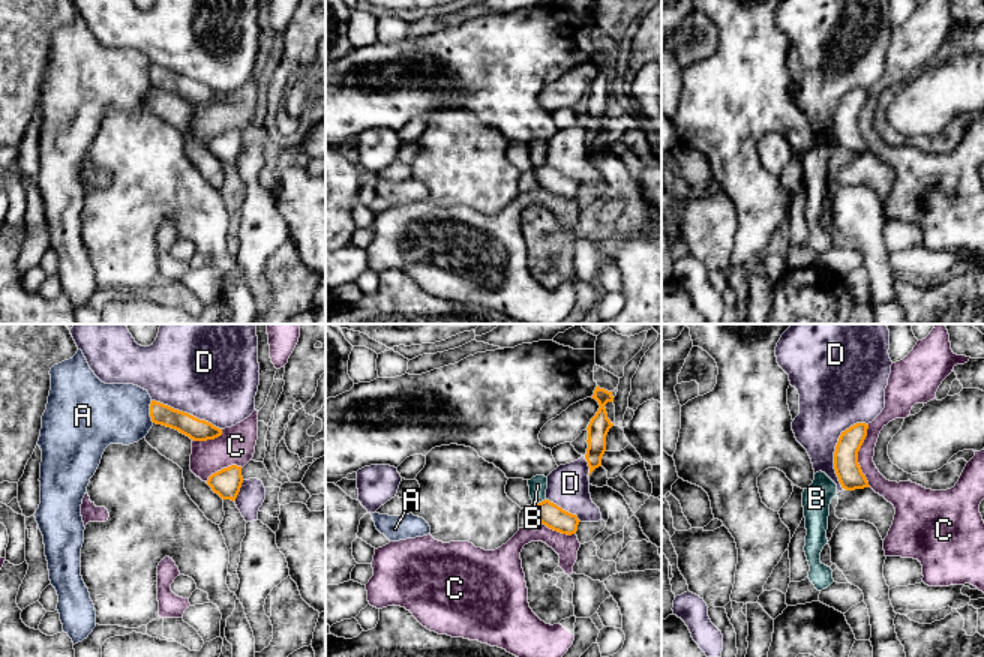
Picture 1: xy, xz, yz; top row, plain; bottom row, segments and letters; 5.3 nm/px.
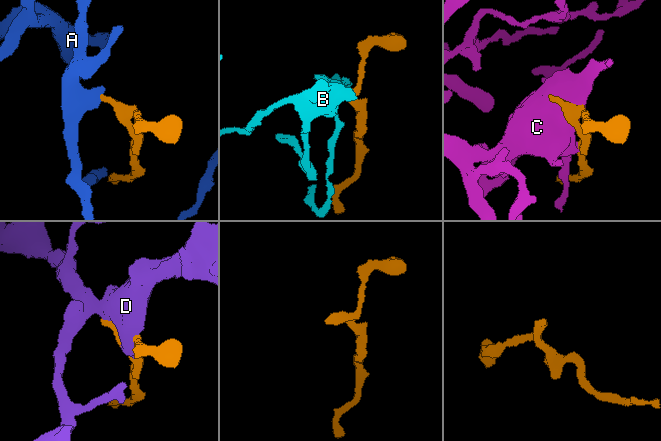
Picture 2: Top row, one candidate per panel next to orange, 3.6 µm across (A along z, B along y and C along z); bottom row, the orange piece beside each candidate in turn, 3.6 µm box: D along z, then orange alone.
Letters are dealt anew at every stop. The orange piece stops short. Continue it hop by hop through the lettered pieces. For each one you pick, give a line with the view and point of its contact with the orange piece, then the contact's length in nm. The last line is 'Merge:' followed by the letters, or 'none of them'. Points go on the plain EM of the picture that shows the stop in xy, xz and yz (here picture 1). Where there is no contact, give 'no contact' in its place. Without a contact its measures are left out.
Merge: none of them

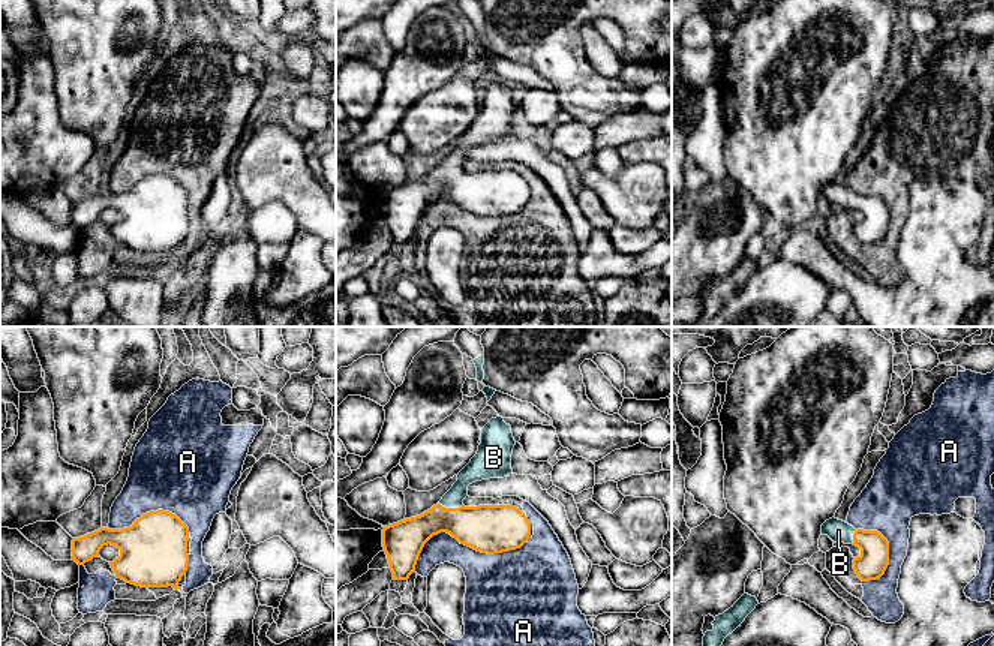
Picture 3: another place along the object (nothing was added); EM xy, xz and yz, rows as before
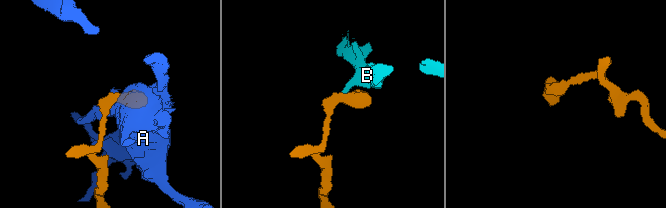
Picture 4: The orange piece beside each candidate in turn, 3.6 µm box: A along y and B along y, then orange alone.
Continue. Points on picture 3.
B: xz (452, 173) | 130 nm
Merge: B

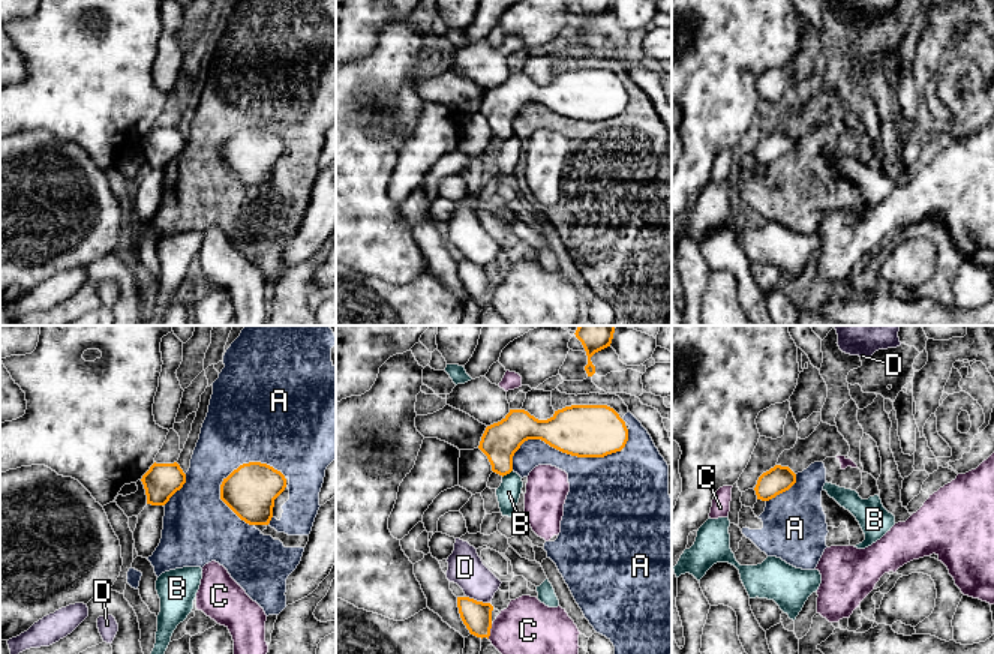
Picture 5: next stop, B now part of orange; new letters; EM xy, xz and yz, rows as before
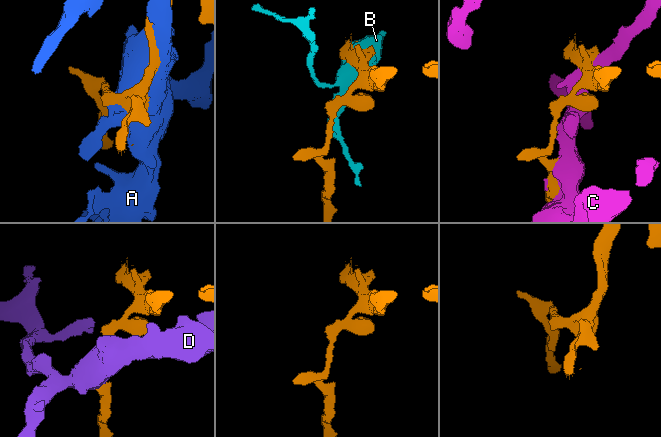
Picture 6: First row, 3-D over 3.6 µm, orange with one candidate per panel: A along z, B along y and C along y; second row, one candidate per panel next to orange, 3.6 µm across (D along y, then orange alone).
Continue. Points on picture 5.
Merge: none of them

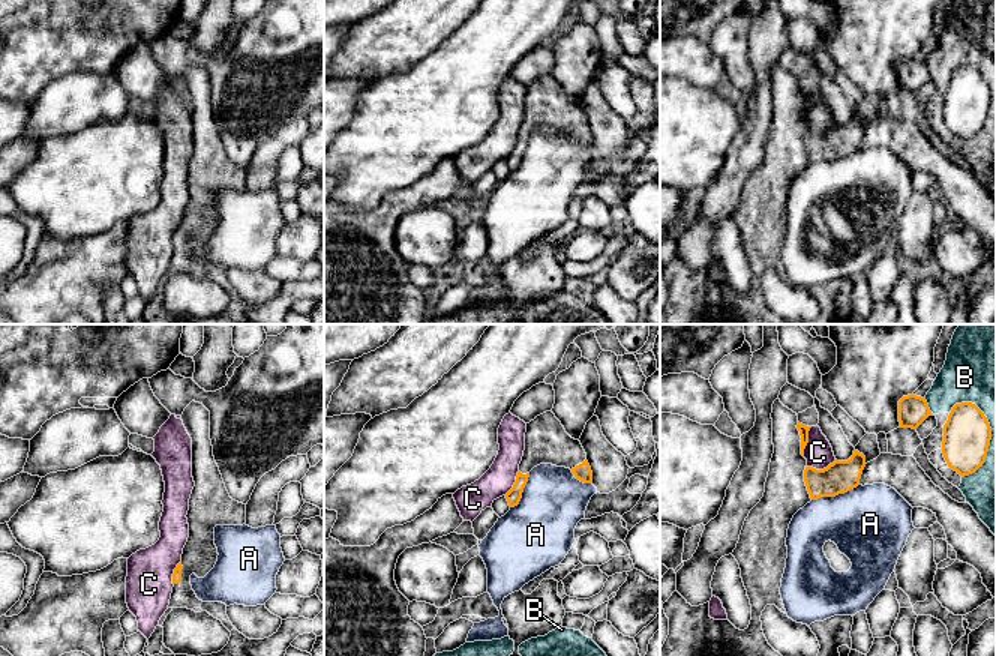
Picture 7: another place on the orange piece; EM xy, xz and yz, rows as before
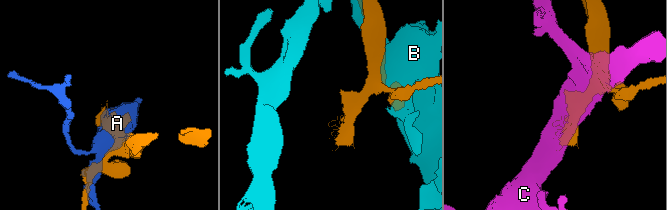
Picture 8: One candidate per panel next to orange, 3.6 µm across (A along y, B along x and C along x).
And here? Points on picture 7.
Merge: none of them

